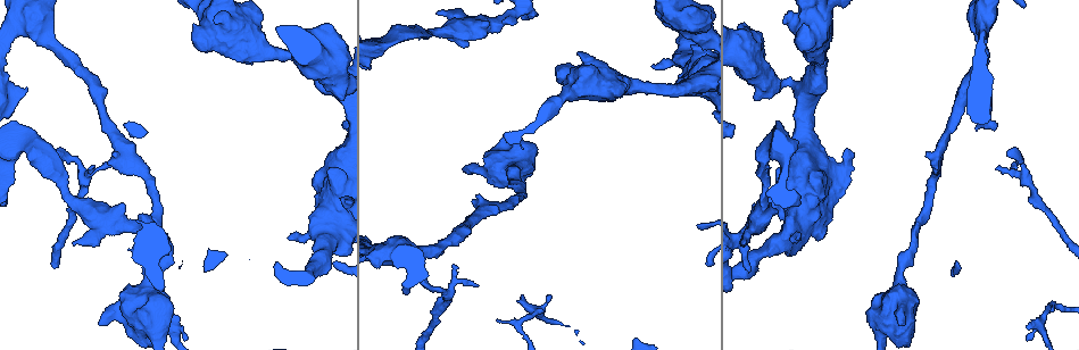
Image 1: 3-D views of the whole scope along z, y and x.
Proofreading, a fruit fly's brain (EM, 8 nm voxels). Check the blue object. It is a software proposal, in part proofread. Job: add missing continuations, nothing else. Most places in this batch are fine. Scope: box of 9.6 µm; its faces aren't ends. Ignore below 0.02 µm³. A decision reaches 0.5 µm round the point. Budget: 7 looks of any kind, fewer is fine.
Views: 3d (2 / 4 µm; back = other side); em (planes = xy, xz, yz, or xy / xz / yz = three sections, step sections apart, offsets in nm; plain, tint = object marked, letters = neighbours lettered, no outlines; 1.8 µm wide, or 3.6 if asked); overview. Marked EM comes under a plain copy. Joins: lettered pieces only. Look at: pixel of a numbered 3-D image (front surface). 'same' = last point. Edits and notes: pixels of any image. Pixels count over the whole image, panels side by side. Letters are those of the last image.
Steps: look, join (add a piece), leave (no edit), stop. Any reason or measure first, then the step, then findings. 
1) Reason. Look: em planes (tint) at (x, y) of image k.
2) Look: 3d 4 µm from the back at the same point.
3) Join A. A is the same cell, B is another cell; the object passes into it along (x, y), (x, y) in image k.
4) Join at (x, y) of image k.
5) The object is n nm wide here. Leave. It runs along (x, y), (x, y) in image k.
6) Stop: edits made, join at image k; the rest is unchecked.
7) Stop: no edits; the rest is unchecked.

Free end. Look: em xz step 4 (letters) at (26, 89) of image 1.

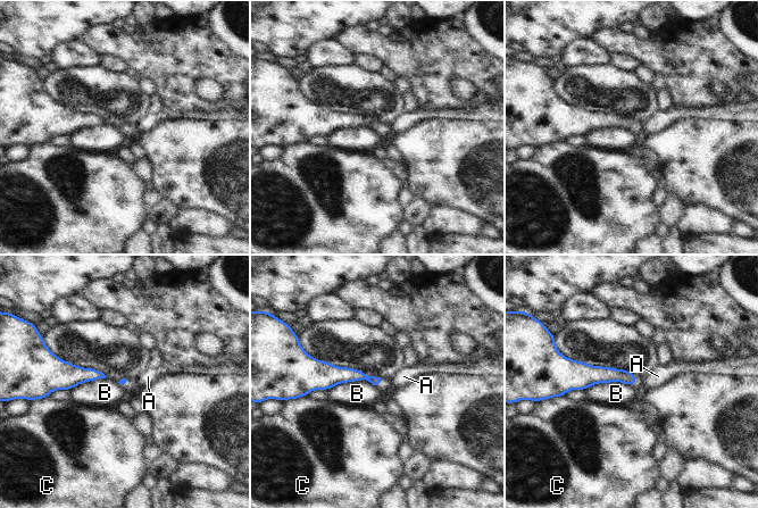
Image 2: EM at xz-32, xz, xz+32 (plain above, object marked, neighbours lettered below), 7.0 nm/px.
Look: em planes (letters) at the same point.

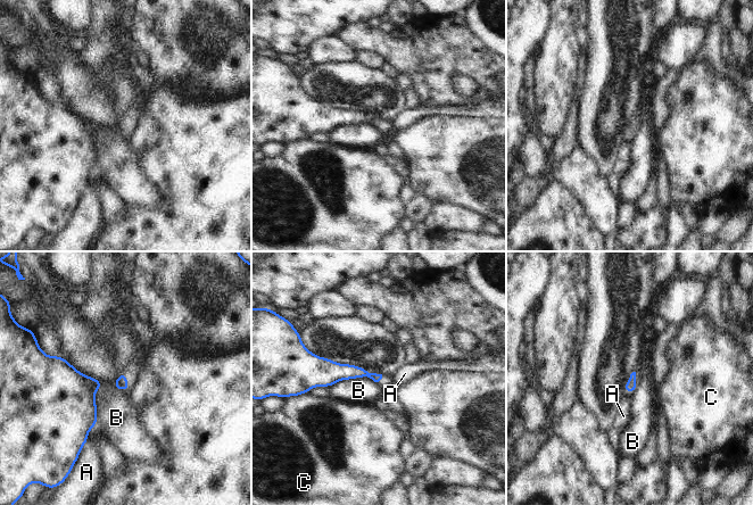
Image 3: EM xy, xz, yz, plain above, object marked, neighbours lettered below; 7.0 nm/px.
Leave. A, B and C are other cells; a border runs along (59, 354), (104, 383), (97, 425) in image 3; none of them fits.

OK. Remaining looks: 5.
Branch stops here. Look: em yz step 16 (tint) at (1023, 6) of image 1.

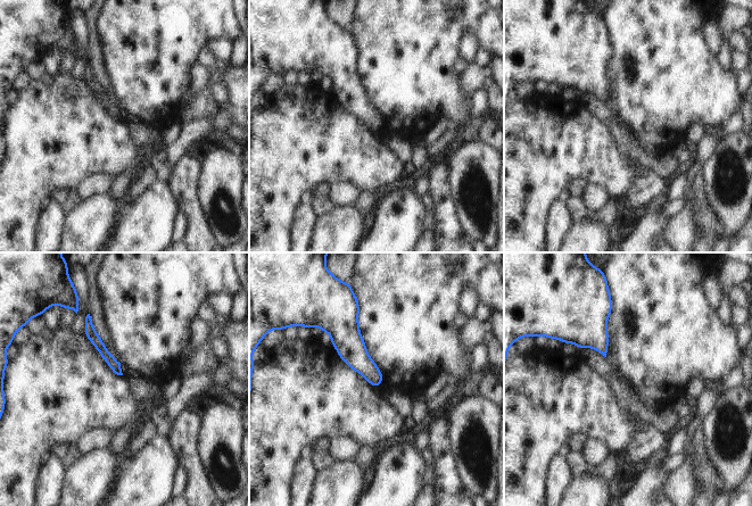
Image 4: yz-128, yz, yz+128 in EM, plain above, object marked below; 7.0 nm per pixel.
What lies round it. Look: em yz step 16 (letters) at the same point.

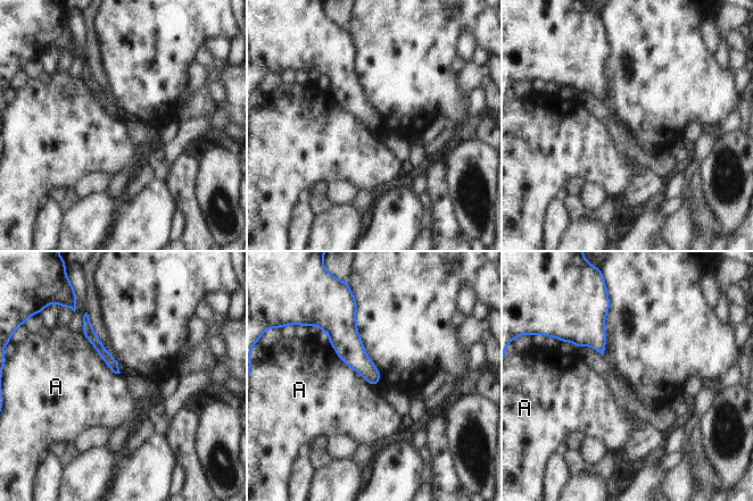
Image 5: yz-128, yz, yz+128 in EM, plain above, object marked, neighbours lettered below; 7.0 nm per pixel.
Leave. A is another cell; it runs along (85, 323), (87, 330), (116, 369) in image 5; no lettered piece goes on from it.

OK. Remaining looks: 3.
Stops while still wide. Look: em 3.6 µm xz step 16 (tint) at (326, 170) of image 1.

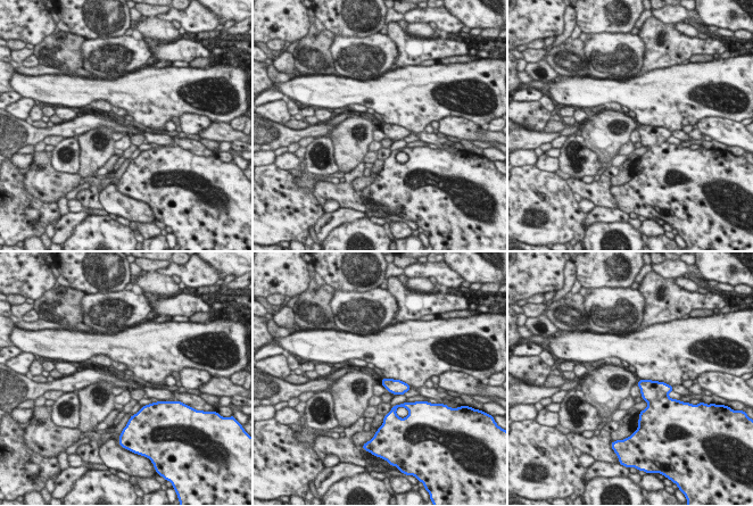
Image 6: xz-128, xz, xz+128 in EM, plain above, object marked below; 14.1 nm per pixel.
See the neighbours. Look: em 3.6 µm xz step 16 (letters) at the same point.

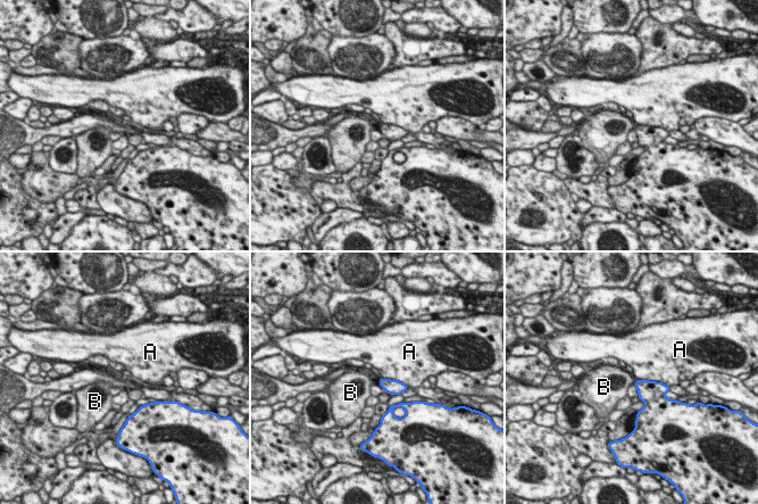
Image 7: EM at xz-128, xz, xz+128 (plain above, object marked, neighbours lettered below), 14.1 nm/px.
Leave. A and B are other cells; no lettered piece goes on from it.

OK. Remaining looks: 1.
Stop: no edits; the rest is unchecked.

